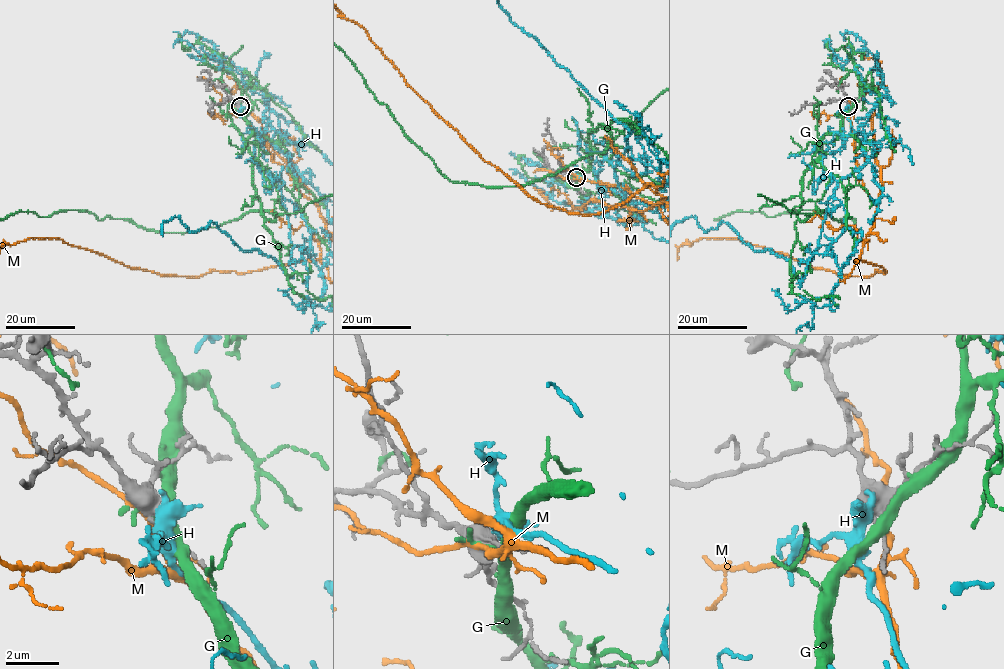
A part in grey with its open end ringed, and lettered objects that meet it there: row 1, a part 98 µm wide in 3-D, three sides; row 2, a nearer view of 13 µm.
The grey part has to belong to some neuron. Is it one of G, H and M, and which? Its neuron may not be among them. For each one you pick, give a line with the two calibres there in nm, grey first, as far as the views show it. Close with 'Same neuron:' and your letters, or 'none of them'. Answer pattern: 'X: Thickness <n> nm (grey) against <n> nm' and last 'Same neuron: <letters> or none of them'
H: Thickness 440 nm (grey) against 440 nm
Same neuron: H

